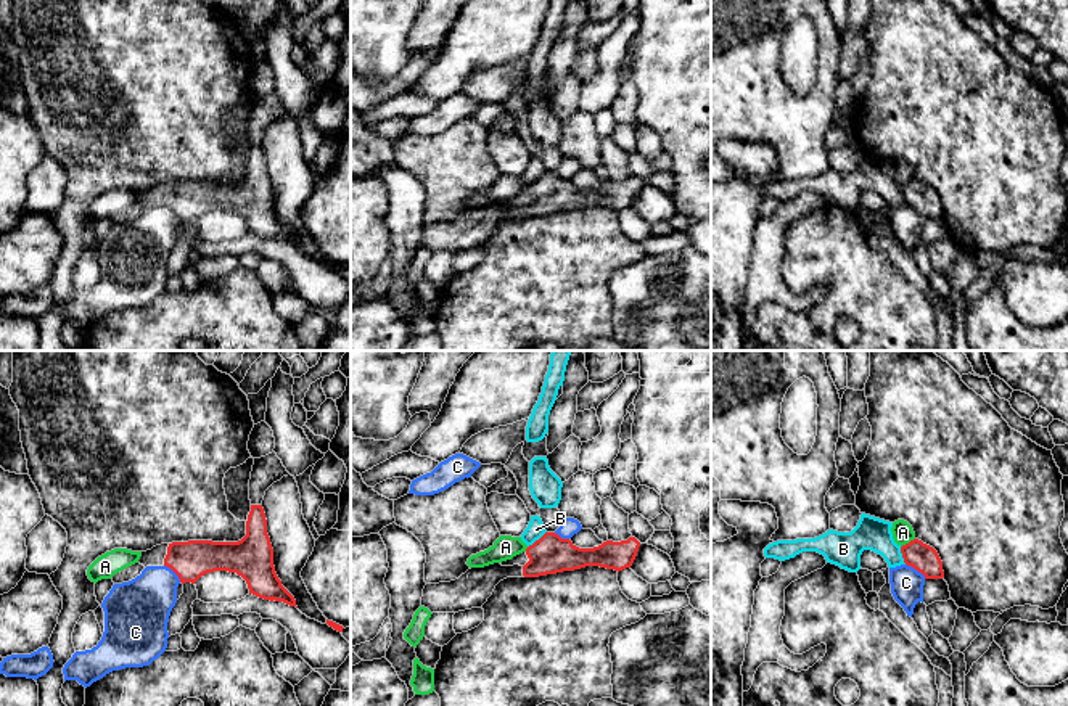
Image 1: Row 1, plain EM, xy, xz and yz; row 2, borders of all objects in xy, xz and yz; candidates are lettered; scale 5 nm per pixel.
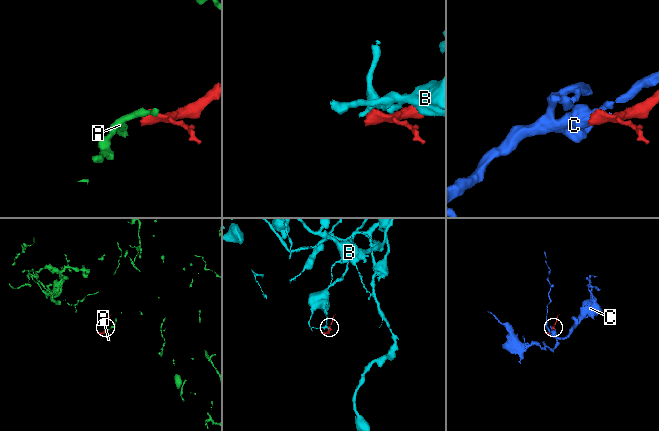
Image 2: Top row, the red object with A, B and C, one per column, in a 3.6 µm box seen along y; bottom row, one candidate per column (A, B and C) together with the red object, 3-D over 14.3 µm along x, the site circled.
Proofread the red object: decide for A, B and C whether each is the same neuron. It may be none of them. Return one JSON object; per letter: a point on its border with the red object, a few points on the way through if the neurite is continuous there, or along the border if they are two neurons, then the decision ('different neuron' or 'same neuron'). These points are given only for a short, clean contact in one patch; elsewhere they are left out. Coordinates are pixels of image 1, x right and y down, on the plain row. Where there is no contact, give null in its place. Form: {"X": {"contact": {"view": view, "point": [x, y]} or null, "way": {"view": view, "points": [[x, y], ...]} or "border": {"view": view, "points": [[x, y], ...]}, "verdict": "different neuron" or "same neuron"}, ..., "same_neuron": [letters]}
{"A": {"contact": {"view": "yz", "point": [909, 182]}, "border": {"view": "yz", "points": [[914, 177], [901, 187]]}, "verdict": "different neuron"}, "B": {"contact": {"view": "xz", "point": [536, 180]}, "border": {"view": "xz", "points": [[546, 171], [528, 187]]}, "verdict": "different neuron"}, "C": {"contact": {"view": "yz", "point": [916, 208]}, "border": {"view": "yz", "points": [[906, 203], [925, 217]]}, "verdict": "different neuron"}, "same_neuron": []}

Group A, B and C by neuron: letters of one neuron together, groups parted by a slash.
A / B / C

